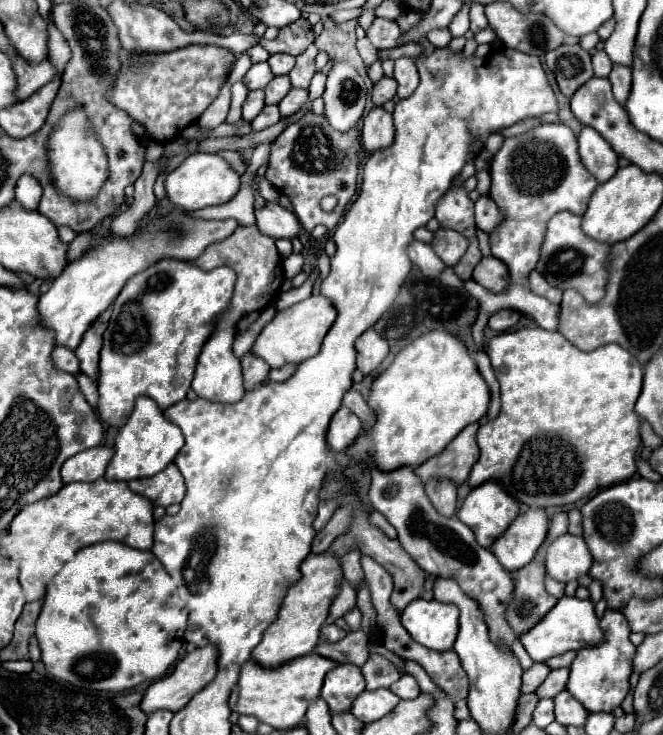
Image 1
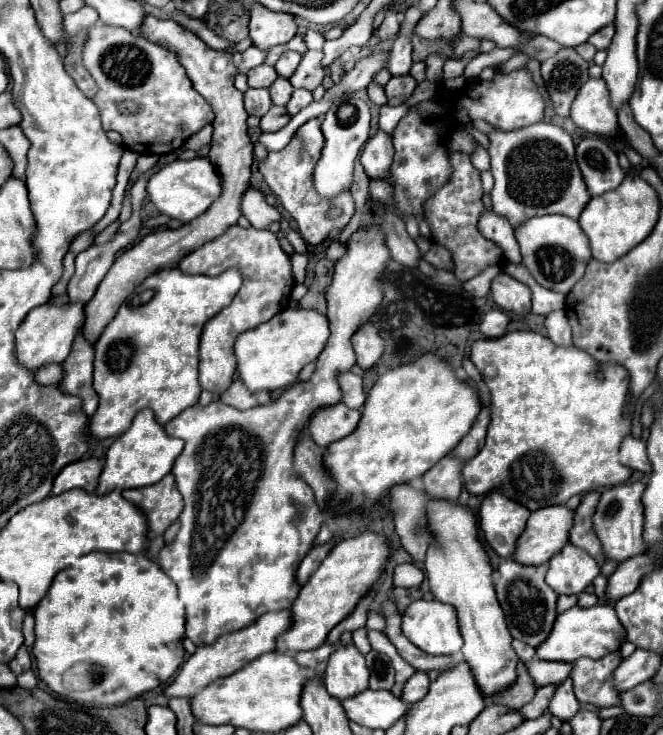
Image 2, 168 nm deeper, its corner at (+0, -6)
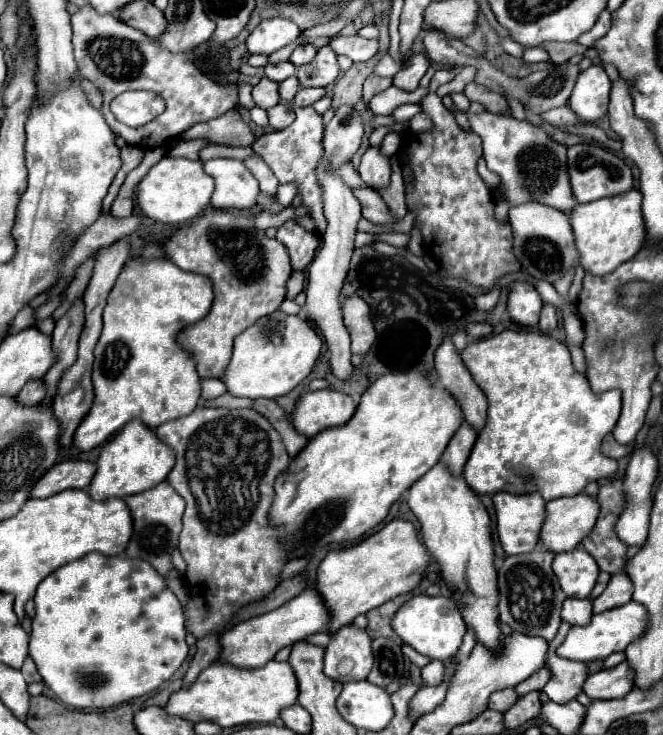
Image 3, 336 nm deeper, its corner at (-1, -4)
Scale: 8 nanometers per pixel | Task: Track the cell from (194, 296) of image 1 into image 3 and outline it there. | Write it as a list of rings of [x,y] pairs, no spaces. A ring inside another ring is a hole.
[[[129,258],[107,298],[103,312],[103,332],[95,346],[93,362],[93,406],[75,430],[73,444],[81,452],[89,452],[101,446],[111,434],[121,430],[131,420],[141,420],[149,428],[157,428],[163,422],[187,416],[199,404],[199,374],[191,356],[177,344],[177,330],[183,330],[191,322],[197,322],[207,314],[213,302],[211,280],[199,274],[179,270],[167,258]]]

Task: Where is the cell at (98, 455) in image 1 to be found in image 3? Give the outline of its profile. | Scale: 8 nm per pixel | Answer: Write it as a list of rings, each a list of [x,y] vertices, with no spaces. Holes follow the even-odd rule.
[[[65,460],[51,466],[31,490],[31,498],[49,498],[69,488],[87,488],[95,474],[95,464],[81,460]]]

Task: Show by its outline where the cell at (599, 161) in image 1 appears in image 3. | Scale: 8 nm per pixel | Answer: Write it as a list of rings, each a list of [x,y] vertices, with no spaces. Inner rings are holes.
[[[597,144],[571,146],[567,150],[567,170],[569,170],[573,198],[577,204],[587,204],[587,202],[595,202],[601,198],[609,198],[609,196],[619,196],[633,188],[633,172],[623,162],[623,158],[611,154],[609,150]]]

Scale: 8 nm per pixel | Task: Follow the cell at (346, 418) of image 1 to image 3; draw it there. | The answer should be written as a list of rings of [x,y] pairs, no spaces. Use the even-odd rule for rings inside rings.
[[[335,388],[303,392],[291,414],[291,422],[295,430],[307,438],[313,438],[319,430],[329,426],[345,424],[357,408],[357,402]]]

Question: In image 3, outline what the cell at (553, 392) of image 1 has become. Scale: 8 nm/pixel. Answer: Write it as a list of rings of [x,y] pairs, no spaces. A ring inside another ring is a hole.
[[[503,330],[501,334],[469,342],[461,350],[461,360],[471,372],[475,384],[487,396],[487,426],[479,432],[471,456],[465,464],[463,478],[477,494],[497,492],[541,492],[545,500],[575,496],[583,492],[587,482],[611,478],[617,472],[617,460],[603,456],[601,440],[609,434],[621,414],[619,390],[593,394],[587,378],[571,364],[567,346],[547,334],[529,330]]]

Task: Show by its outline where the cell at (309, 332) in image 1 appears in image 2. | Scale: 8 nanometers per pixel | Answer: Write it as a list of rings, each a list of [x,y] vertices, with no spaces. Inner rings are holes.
[[[286,308],[268,322],[238,336],[234,352],[238,358],[238,376],[252,390],[278,390],[296,382],[302,366],[314,362],[330,336],[328,318],[318,310]]]

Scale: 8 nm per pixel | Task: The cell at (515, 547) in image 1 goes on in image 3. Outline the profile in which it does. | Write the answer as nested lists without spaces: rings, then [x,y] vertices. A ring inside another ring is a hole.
[[[585,492],[571,498],[547,502],[547,520],[541,528],[541,544],[551,552],[567,552],[581,544],[593,530],[599,516],[599,502]]]

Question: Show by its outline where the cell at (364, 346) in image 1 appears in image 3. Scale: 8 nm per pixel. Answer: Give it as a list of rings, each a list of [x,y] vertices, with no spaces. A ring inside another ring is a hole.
[[[359,296],[343,298],[343,324],[351,336],[351,352],[365,356],[377,334],[369,318],[369,306]]]

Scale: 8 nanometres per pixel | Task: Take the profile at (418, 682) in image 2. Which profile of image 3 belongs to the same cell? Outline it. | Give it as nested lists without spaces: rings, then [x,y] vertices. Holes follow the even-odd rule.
[[[439,660],[429,662],[429,664],[421,670],[423,682],[425,682],[427,686],[435,686],[435,684],[439,684],[439,682],[443,680],[443,674],[445,674],[445,666],[443,666],[443,662],[439,662]]]

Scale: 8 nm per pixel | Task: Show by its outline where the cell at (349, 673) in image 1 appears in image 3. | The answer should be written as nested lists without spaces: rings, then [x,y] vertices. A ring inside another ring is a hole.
[[[347,624],[331,634],[325,648],[325,674],[337,682],[365,680],[373,666],[371,638],[363,628]]]

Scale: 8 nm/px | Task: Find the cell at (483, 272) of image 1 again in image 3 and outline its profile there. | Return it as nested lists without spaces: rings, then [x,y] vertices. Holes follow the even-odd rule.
[[[513,282],[507,302],[507,312],[513,322],[521,326],[537,326],[543,300],[539,292],[527,282]]]

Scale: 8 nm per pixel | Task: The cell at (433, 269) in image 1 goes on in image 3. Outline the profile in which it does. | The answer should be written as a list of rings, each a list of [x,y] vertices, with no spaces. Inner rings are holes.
[[[353,188],[353,194],[361,202],[363,218],[367,218],[367,220],[371,220],[375,224],[391,224],[391,222],[395,222],[395,218],[391,216],[387,204],[383,202],[383,198],[375,190],[371,190],[371,188]]]

